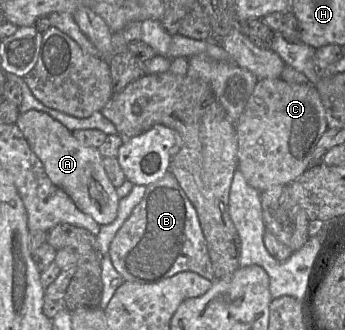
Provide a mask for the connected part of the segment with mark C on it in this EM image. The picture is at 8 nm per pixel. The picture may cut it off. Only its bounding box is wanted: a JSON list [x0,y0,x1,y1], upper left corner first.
[235,78,327,192]

